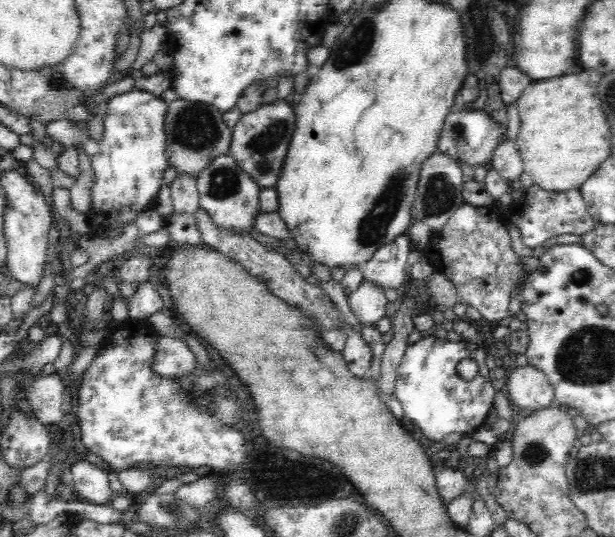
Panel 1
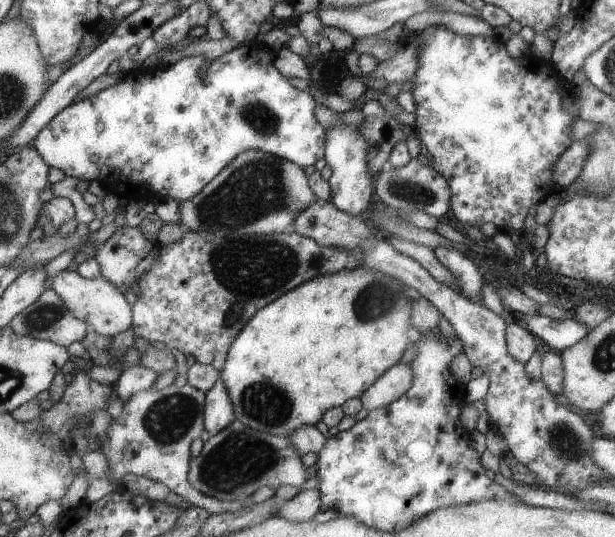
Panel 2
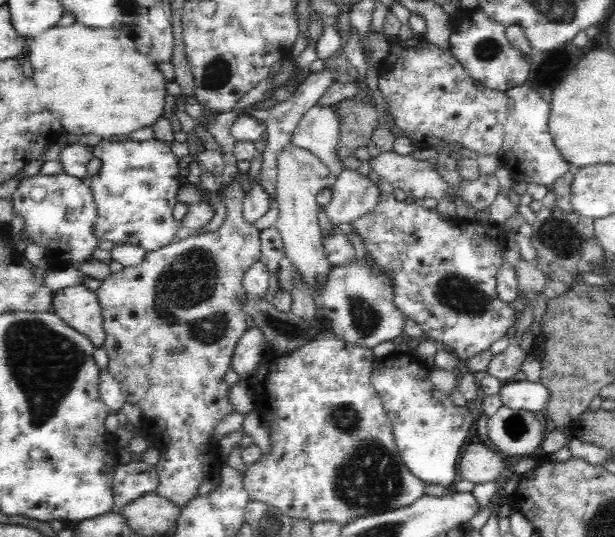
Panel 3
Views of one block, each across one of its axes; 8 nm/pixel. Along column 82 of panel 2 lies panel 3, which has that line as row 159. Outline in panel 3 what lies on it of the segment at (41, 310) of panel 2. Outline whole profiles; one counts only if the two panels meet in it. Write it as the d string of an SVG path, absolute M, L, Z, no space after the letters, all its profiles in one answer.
M316 103L304 113L293 132L291 143L314 153L334 174L340 174L343 164L336 159L338 115L333 106Z

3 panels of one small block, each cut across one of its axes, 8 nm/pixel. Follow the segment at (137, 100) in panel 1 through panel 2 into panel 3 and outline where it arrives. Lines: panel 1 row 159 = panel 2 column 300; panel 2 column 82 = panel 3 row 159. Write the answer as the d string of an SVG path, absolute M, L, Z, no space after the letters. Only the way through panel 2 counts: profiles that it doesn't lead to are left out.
M128 138L102 139L90 151L101 161L99 172L90 180L97 207L94 237L98 241L109 241L114 246L138 246L145 252L172 244L180 228L173 218L173 210L181 187L182 169L180 158L172 153L170 144L154 138L144 142Z

